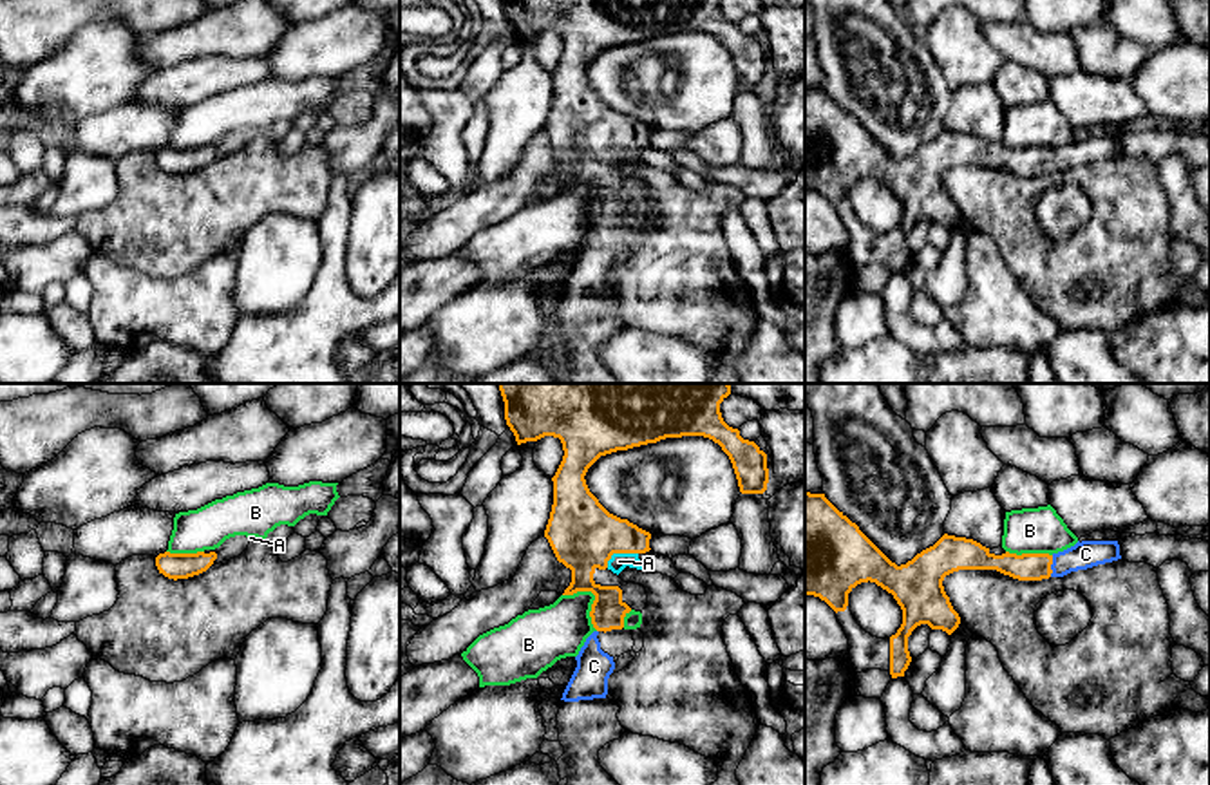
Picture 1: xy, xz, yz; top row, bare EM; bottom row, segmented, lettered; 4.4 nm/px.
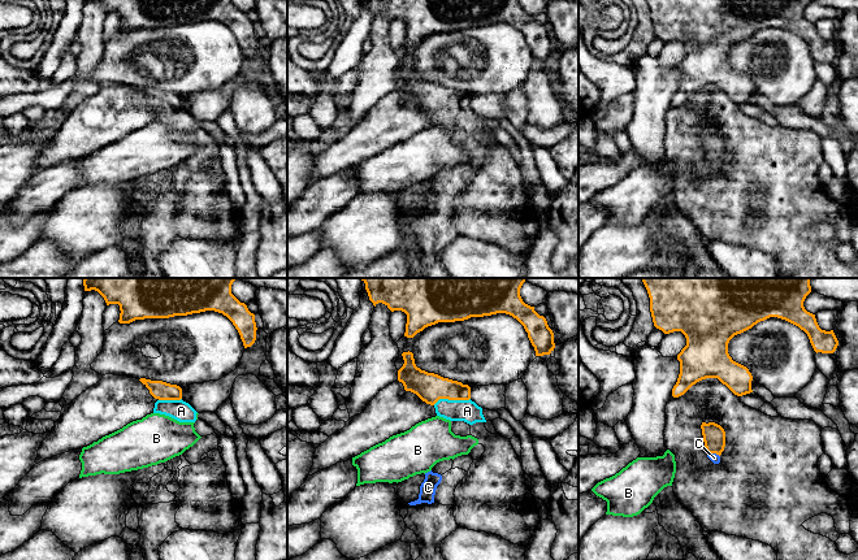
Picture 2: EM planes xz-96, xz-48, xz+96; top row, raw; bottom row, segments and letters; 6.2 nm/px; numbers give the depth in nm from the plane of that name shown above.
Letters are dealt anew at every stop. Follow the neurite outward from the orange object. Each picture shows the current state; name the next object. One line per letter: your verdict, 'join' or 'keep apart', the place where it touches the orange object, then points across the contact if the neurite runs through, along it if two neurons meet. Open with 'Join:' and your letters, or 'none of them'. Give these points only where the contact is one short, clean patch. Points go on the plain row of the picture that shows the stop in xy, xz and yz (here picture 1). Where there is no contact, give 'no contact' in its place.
Join: A, C
A: join | xz (619, 147)
B: keep apart | xz (595, 192) | along xz (563, 189), (590, 187), (594, 190), (590, 217), (597, 225)
C: join | yz (1049, 161) | across yz (1028, 161), (1049, 161), (1086, 149)

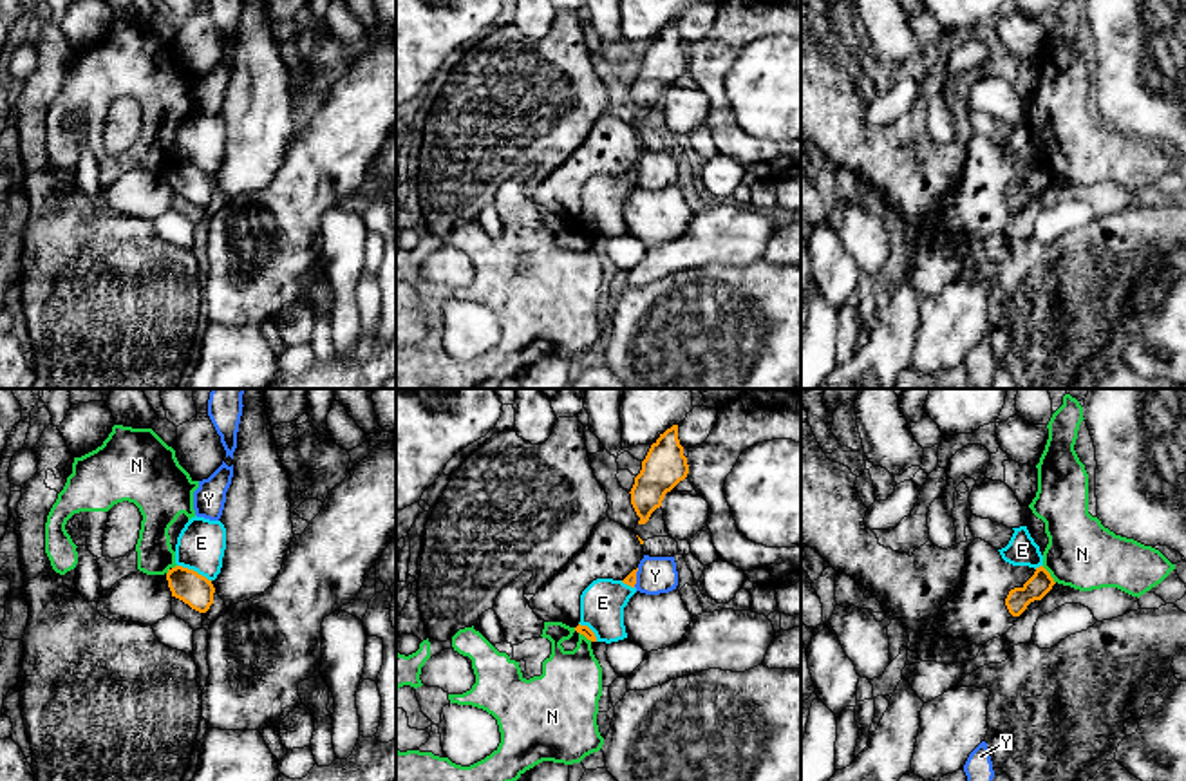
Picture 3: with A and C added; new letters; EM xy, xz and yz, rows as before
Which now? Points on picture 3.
Join: none of them
E: keep apart | xy (192, 165)
N: keep apart | yz (1049, 170) | along yz (1042, 161), (1054, 178)
Y: keep apart | xz (635, 172)

